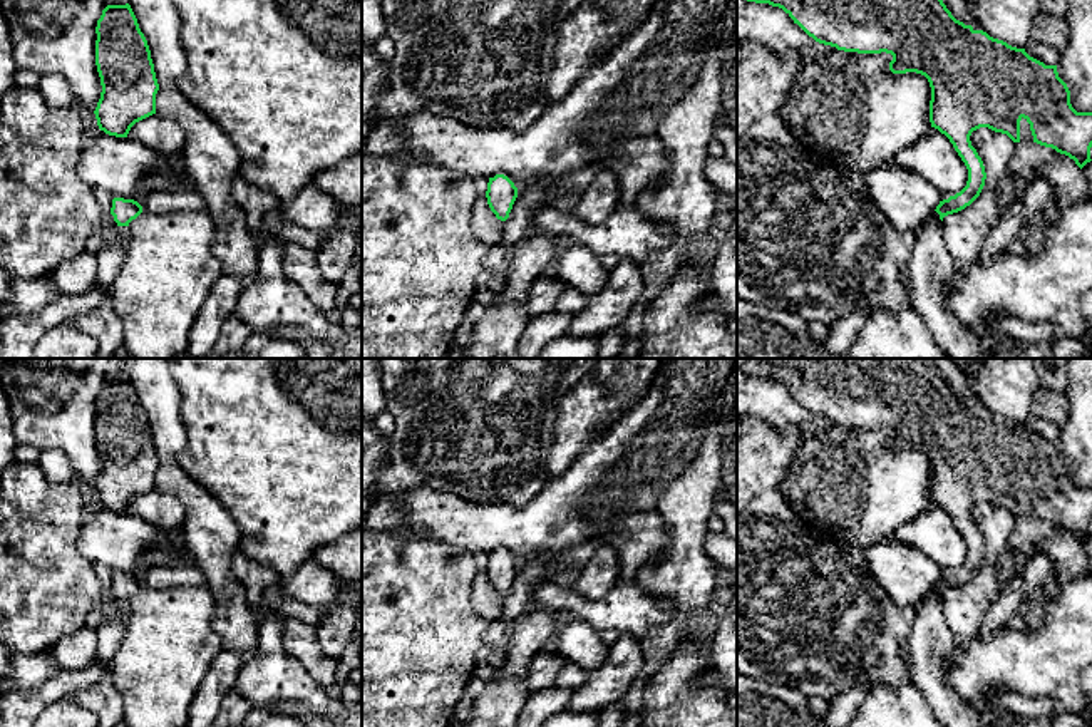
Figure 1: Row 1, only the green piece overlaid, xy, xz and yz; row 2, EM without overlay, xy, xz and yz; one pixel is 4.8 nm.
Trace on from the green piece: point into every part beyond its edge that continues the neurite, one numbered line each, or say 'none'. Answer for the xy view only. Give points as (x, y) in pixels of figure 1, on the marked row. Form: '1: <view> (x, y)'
1: xy (109, 258)

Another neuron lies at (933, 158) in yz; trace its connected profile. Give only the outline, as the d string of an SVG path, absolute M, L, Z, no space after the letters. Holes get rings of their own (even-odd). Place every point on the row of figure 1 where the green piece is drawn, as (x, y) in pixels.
M938 129L931 131L901 151L893 166L916 173L930 181L943 198L960 193L968 181L968 169L950 139Z

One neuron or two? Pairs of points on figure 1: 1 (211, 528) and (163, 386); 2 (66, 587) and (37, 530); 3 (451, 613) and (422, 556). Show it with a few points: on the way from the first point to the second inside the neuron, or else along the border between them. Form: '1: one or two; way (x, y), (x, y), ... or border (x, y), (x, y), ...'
1: one; way (190, 493), (168, 471), (168, 429), (164, 421)
2: one; way (52, 573), (37, 558), (37, 543)
3: one; way (437, 600), (422, 585), (422, 570)

